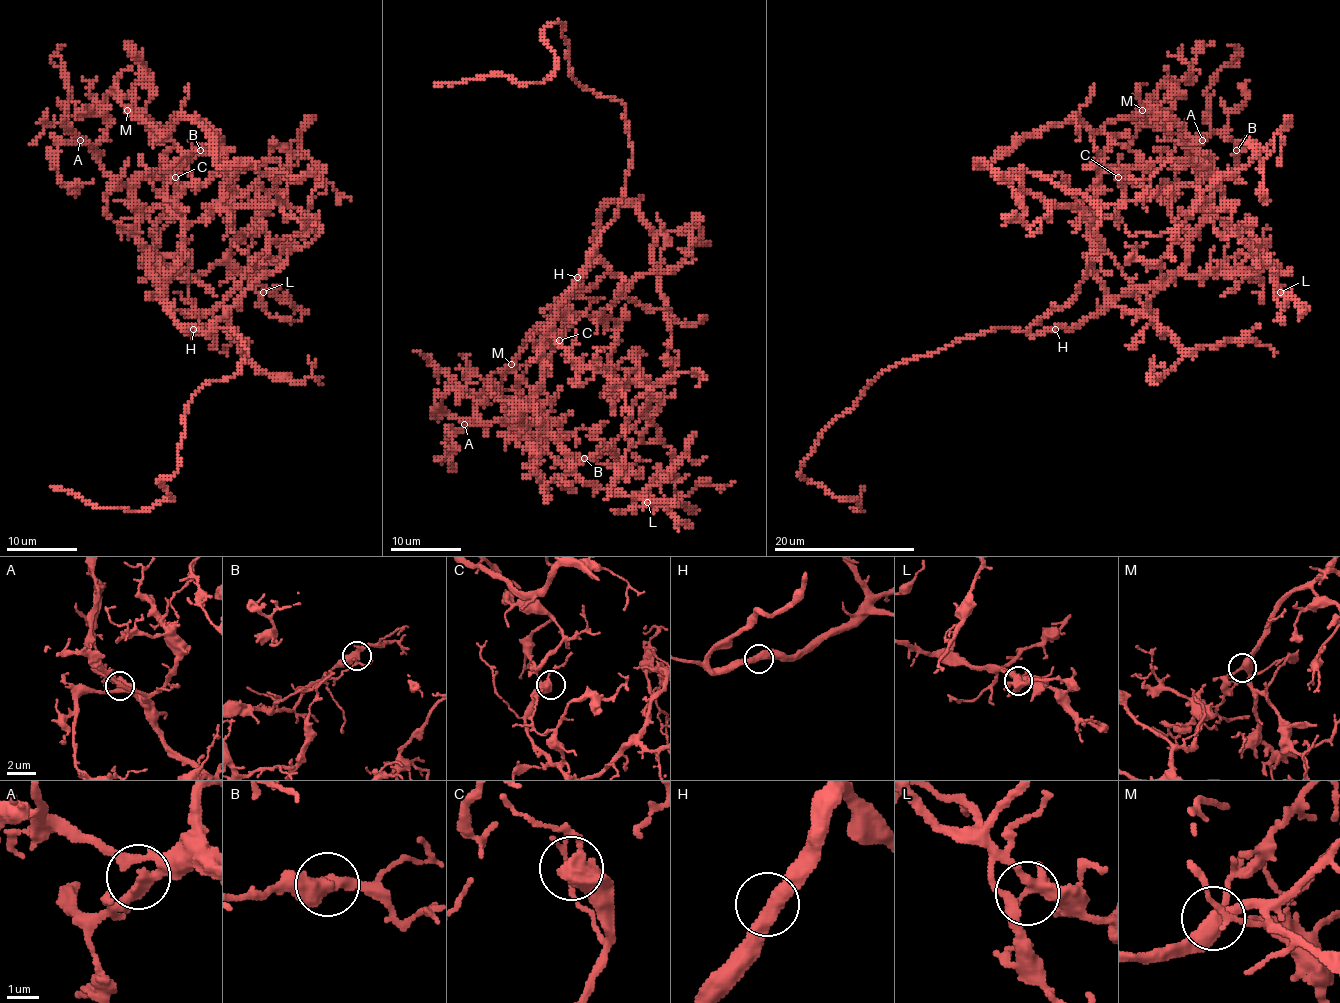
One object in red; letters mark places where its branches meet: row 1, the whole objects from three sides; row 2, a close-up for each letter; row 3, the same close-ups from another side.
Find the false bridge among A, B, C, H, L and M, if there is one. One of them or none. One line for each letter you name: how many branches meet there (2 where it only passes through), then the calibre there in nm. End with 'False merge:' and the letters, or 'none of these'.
False merge: none of these

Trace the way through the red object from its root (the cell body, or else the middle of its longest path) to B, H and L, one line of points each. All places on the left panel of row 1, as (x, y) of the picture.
B: (217, 329), (186, 329), (159, 299), (136, 235), (138, 201), (129, 186), (168, 177), (200, 150)
H: (217, 329), (205, 334), (193, 329)
L: (217, 329), (205, 334), (180, 325), (159, 299), (159, 284), (150, 274), (203, 274), (230, 261), (263, 292)

